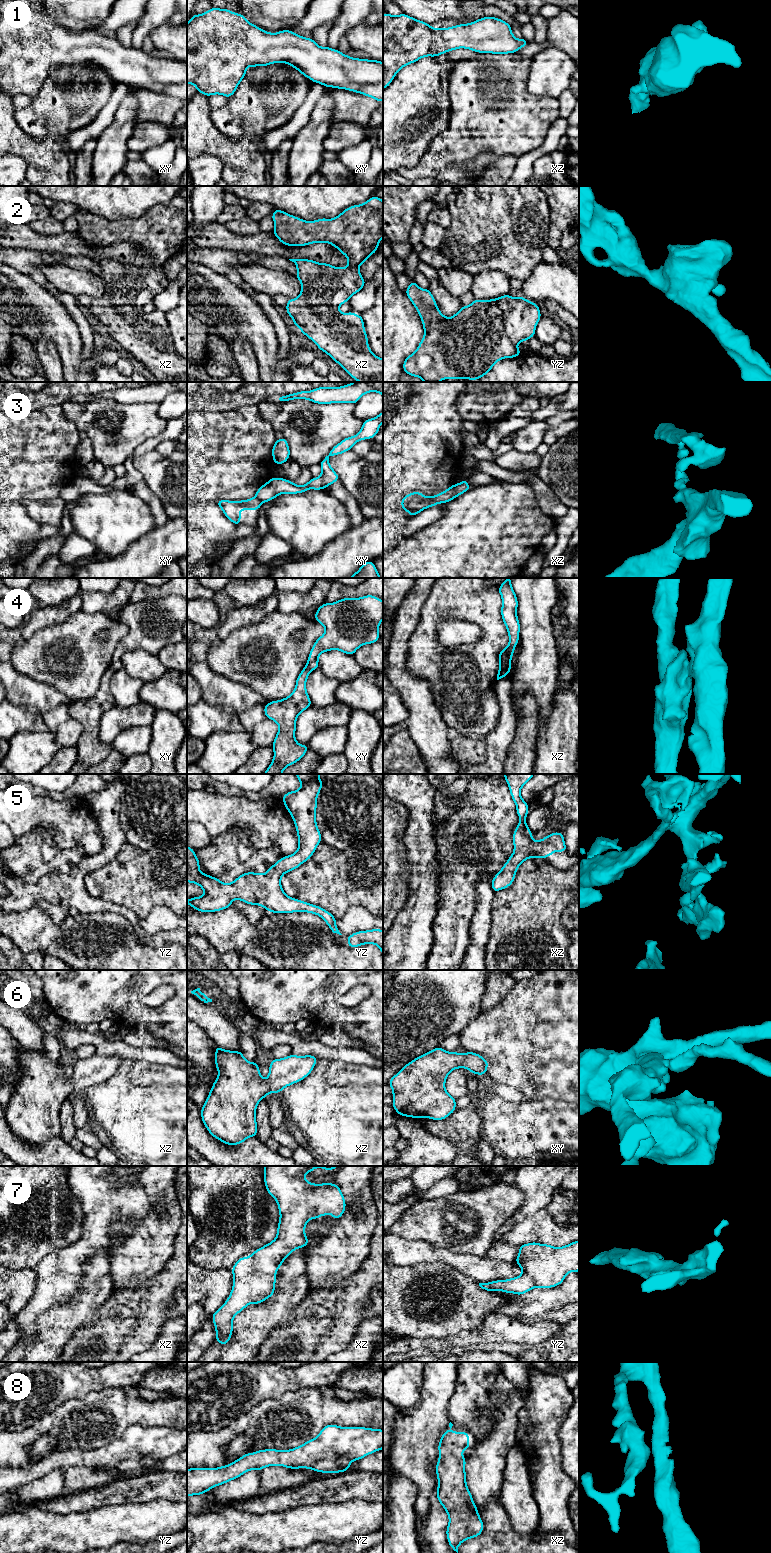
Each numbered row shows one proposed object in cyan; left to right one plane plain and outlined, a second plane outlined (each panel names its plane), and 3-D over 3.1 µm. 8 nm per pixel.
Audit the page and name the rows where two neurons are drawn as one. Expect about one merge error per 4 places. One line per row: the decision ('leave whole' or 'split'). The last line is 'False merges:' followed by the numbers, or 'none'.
1: leave whole
2: leave whole
3: split
4: split
5: leave whole
6: leave whole
7: leave whole
8: leave whole
False merges: 3, 4

